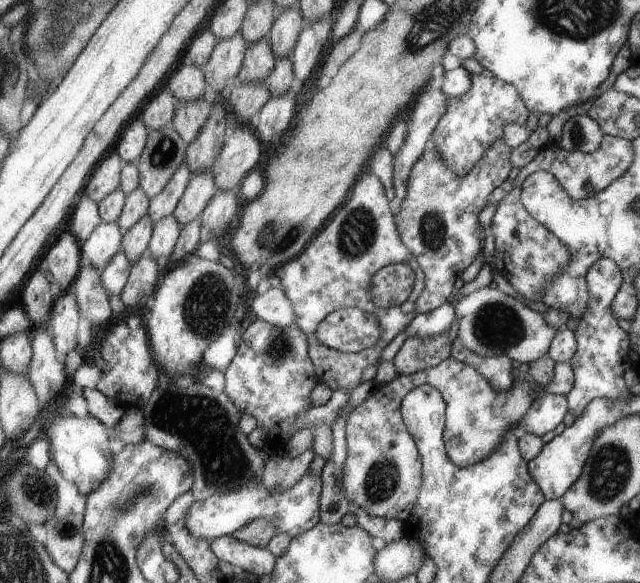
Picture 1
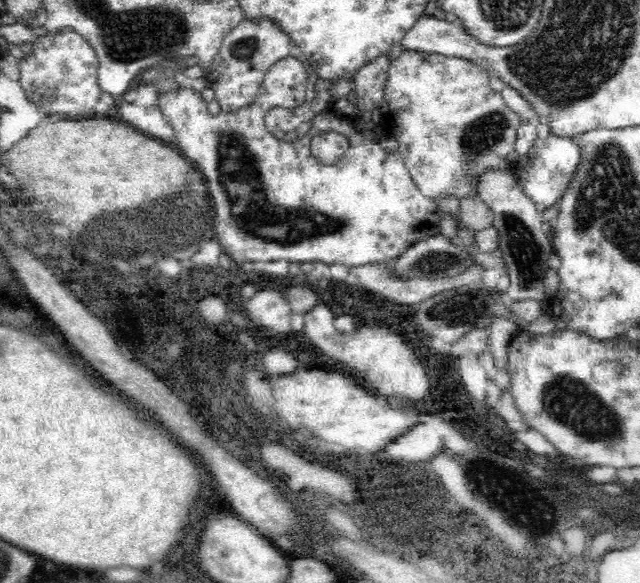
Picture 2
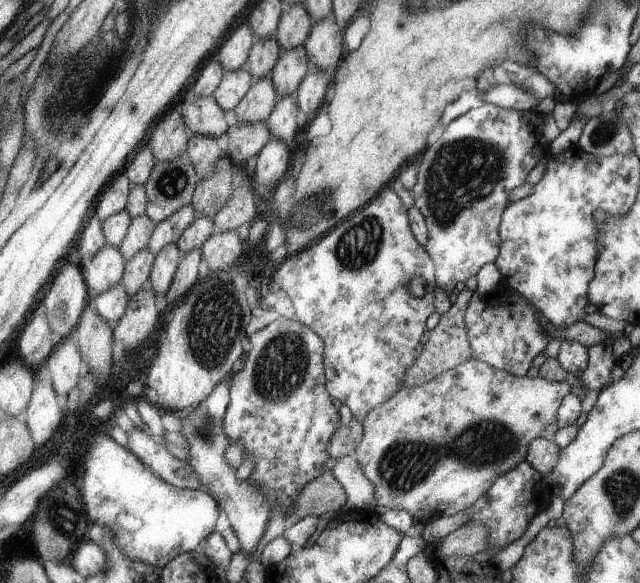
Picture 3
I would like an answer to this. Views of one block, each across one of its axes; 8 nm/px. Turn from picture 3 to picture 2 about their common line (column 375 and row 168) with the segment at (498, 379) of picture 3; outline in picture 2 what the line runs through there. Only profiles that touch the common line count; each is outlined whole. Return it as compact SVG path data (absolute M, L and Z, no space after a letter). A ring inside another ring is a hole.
M404 51L396 60L390 64L388 74L386 74L386 86L384 86L384 98L382 99L379 110L382 113L381 126L386 134L392 135L398 141L398 151L403 156L404 164L411 171L412 179L419 185L420 191L426 197L430 197L434 201L438 201L441 195L454 195L457 199L466 198L466 196L478 196L478 179L480 175L488 169L506 169L504 159L506 155L513 150L518 127L522 119L516 112L513 112L504 102L500 92L494 92L490 87L490 76L488 71L484 71L484 67L475 65L464 57L442 56L439 53L430 52L408 52Z

